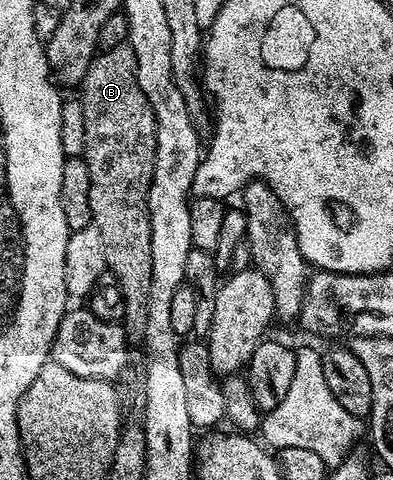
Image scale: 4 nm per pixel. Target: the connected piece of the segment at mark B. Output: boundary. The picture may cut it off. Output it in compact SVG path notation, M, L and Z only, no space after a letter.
M123 42L108 51L100 50L89 65L81 84L81 100L85 115L85 147L82 159L89 169L89 209L91 222L101 229L105 244L105 261L110 275L125 293L125 317L122 326L132 340L142 340L145 321L149 321L149 285L153 281L153 241L149 217L149 189L153 181L155 154L157 153L157 125L149 97L141 93L137 81L137 57L130 43Z

